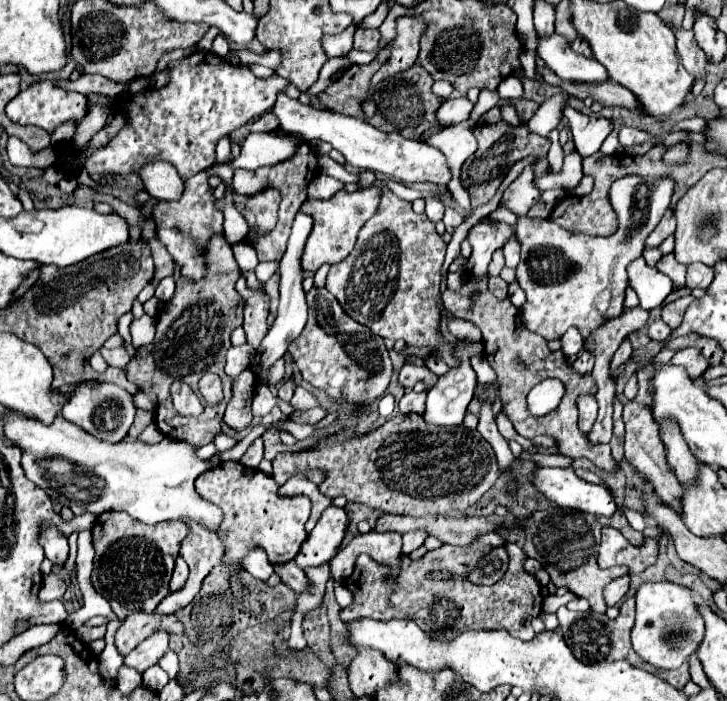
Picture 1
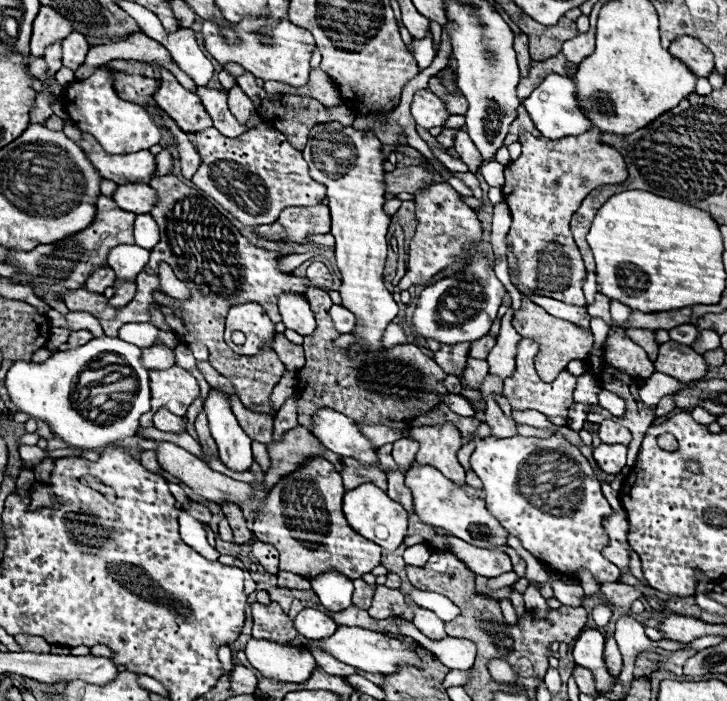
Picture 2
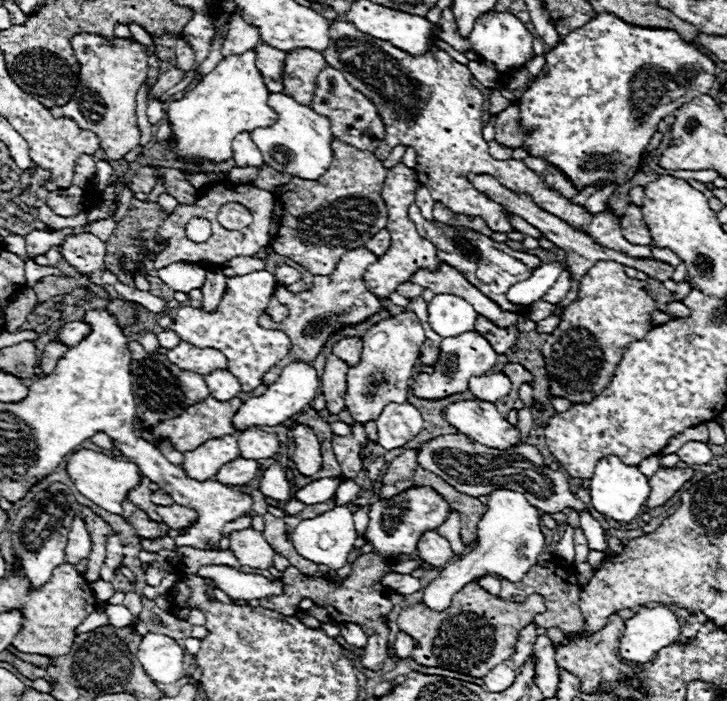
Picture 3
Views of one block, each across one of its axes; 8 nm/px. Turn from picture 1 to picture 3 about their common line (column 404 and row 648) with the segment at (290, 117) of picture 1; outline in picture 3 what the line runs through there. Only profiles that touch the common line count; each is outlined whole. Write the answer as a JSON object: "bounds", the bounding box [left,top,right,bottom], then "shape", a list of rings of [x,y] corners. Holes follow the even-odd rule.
{"bounds":[136,632,184,684],"shape":[[[148,632],[136,656],[154,682],[172,684],[184,676],[184,648],[164,634]]]}

